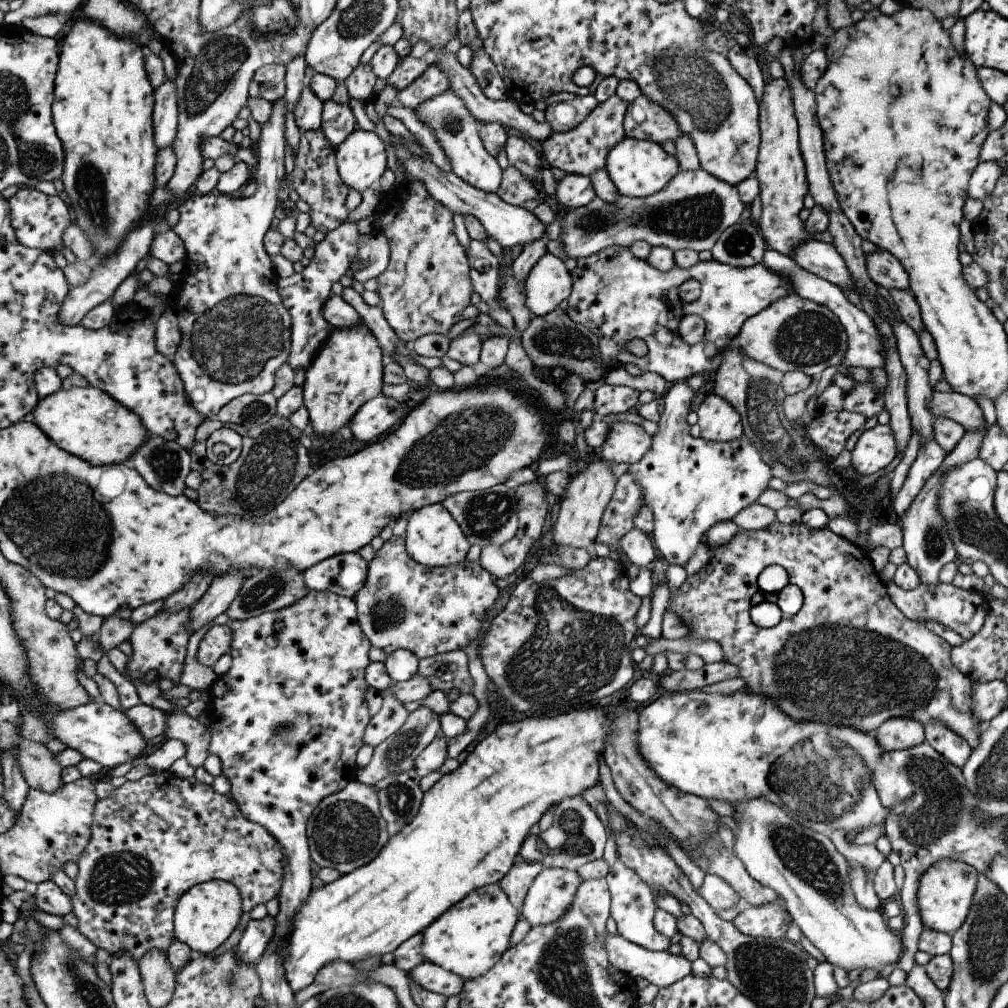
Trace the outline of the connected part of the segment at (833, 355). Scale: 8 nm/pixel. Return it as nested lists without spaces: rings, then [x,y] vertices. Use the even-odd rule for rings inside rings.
[[[796,294],[785,295],[772,302],[755,316],[744,322],[735,342],[749,361],[780,370],[804,372],[806,376],[820,377],[827,368],[842,368],[842,356],[848,344],[844,326],[826,306],[799,298]]]

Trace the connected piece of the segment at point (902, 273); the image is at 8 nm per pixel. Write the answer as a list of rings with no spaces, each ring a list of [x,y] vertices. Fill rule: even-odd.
[[[881,249],[867,255],[866,269],[868,275],[877,286],[886,289],[910,290],[910,278],[902,264],[890,254]]]

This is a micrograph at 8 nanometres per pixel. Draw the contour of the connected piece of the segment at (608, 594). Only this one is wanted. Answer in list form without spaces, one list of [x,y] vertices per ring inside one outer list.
[[[597,557],[584,569],[554,580],[534,582],[526,576],[516,584],[508,604],[492,620],[479,653],[484,670],[500,698],[513,710],[534,710],[536,716],[552,716],[582,706],[589,707],[628,686],[634,678],[636,663],[631,653],[640,642],[635,616],[642,602],[630,591],[629,582],[626,567],[620,560]]]

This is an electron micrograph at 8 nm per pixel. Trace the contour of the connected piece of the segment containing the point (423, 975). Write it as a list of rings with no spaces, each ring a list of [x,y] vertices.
[[[432,962],[418,964],[407,973],[407,977],[418,988],[443,995],[446,999],[451,996],[460,995],[463,990],[464,981],[462,979],[452,972],[432,964]]]

